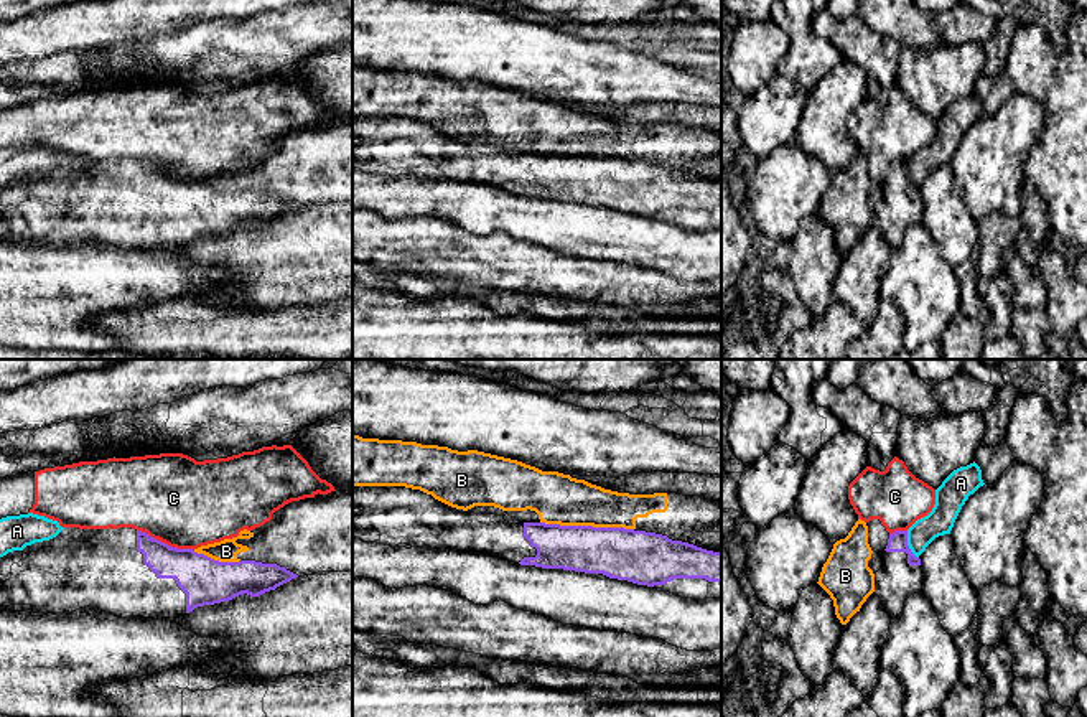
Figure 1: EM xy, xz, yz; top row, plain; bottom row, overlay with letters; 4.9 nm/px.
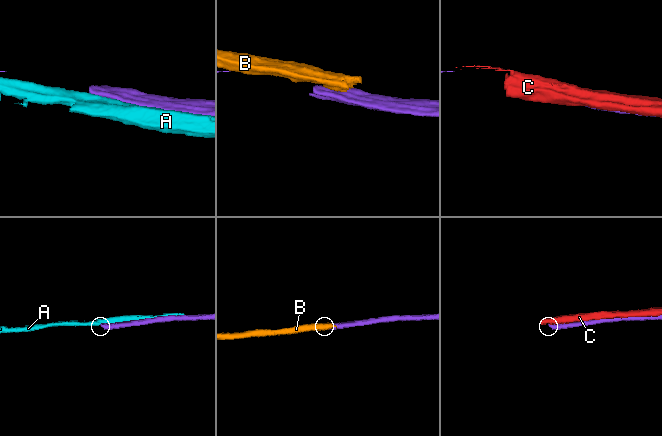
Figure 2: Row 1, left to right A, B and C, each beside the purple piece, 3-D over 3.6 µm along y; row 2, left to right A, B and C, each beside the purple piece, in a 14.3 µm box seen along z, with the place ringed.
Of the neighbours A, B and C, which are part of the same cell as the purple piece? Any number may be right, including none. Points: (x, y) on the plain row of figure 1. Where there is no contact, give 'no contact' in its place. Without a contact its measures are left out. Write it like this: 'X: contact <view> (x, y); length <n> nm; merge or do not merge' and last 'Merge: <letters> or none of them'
A: contact yz (906, 175); length 150 nm; do not merge
B: contact xz (587, 157); length 460 nm; do not merge
C: contact xy (163, 173); length 300 nm; do not merge
Merge: none of them

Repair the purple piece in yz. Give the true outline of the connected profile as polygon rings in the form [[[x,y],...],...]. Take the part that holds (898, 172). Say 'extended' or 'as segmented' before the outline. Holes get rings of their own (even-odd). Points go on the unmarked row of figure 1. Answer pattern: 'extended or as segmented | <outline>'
extended | [[[907,162],[889,165],[881,191],[883,196],[875,204],[875,224],[894,251],[901,246],[906,231],[922,223],[921,190],[907,176]]]

